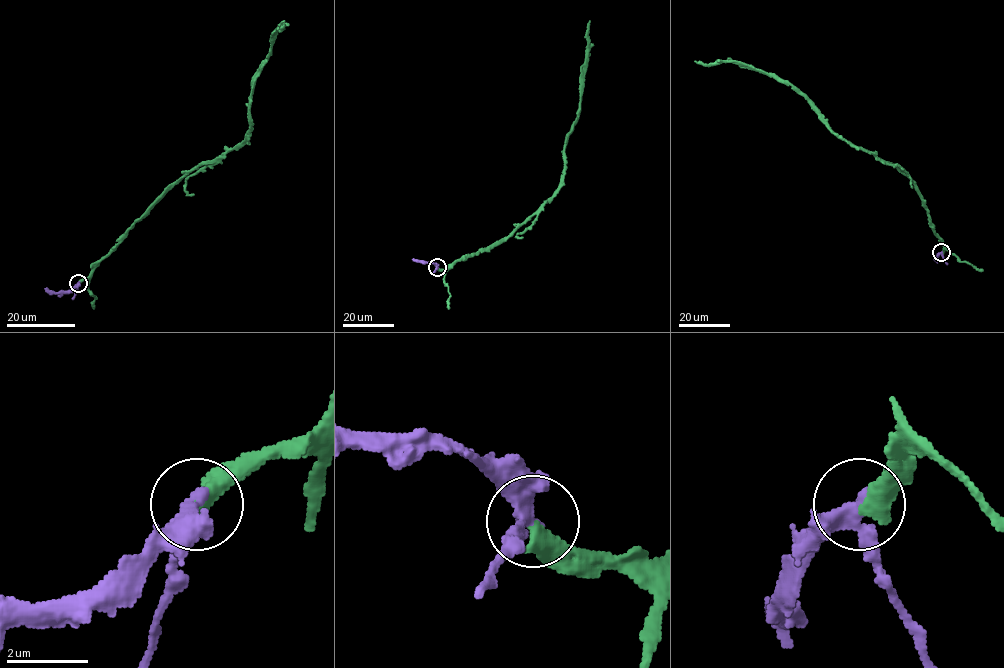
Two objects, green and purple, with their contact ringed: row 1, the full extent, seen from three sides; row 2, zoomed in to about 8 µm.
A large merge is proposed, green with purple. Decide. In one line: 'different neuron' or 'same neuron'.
same neuron

